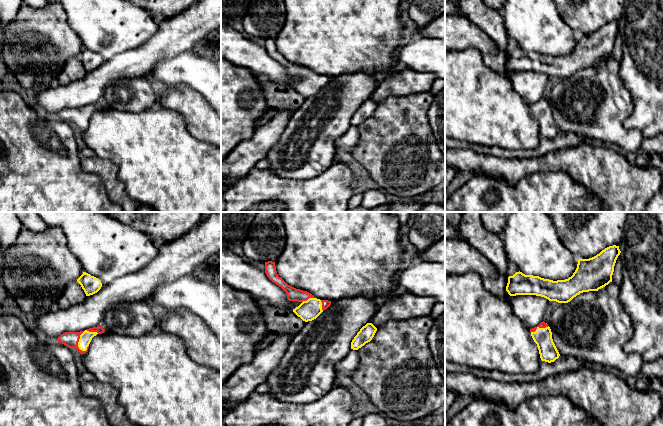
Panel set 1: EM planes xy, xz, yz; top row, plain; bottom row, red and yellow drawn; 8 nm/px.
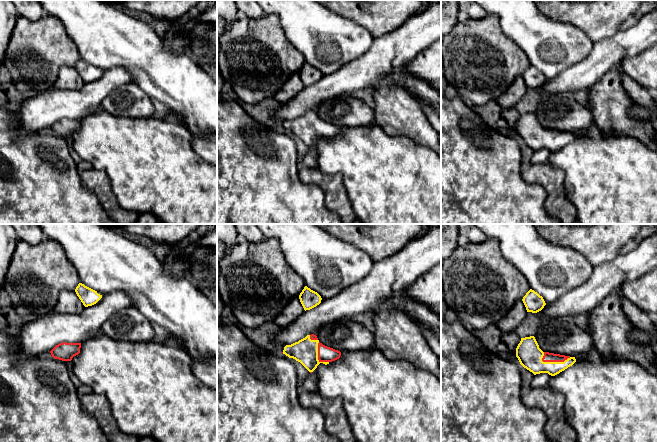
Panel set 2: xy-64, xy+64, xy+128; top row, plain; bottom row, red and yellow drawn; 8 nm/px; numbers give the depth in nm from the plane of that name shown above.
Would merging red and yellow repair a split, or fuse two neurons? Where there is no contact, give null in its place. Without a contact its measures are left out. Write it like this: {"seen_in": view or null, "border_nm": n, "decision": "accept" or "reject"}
{"seen_in": "xy", "border_nm": 200, "decision": "accept"}

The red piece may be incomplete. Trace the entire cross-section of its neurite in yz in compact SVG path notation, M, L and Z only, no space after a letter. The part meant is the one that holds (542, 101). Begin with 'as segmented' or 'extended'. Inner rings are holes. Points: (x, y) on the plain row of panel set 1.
extended; M544 97L537 103L530 105L531 112L537 120L541 137L548 139L554 138L560 130L553 118L550 103Z

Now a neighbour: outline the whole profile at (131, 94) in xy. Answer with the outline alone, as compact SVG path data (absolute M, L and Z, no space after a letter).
M145 77L117 81L103 94L105 107L128 112L142 112L158 105L158 99Z

